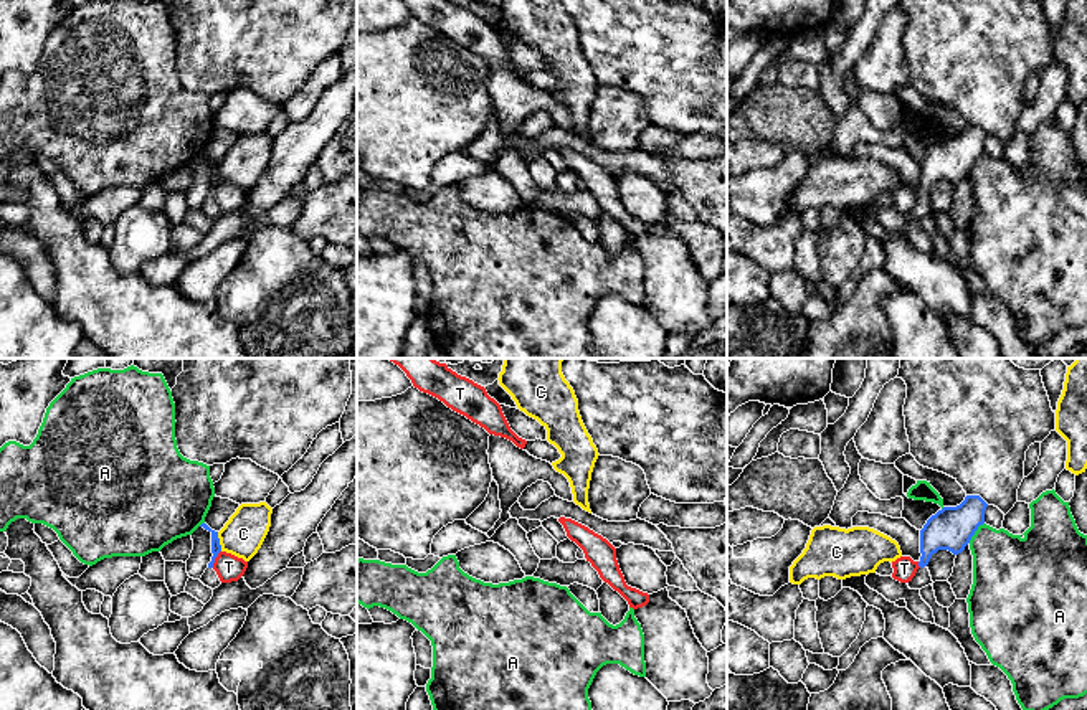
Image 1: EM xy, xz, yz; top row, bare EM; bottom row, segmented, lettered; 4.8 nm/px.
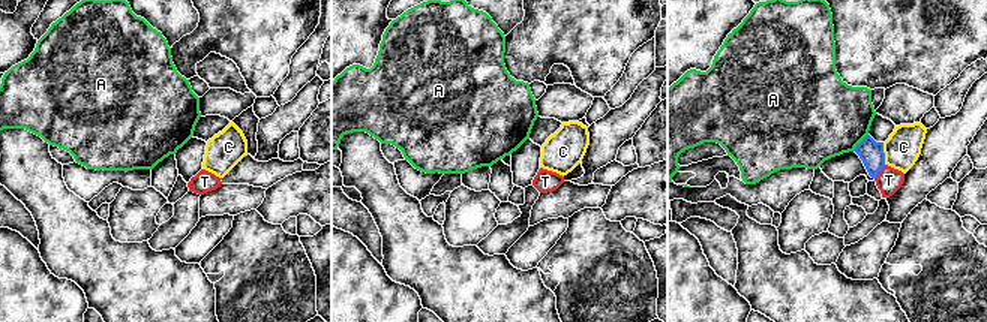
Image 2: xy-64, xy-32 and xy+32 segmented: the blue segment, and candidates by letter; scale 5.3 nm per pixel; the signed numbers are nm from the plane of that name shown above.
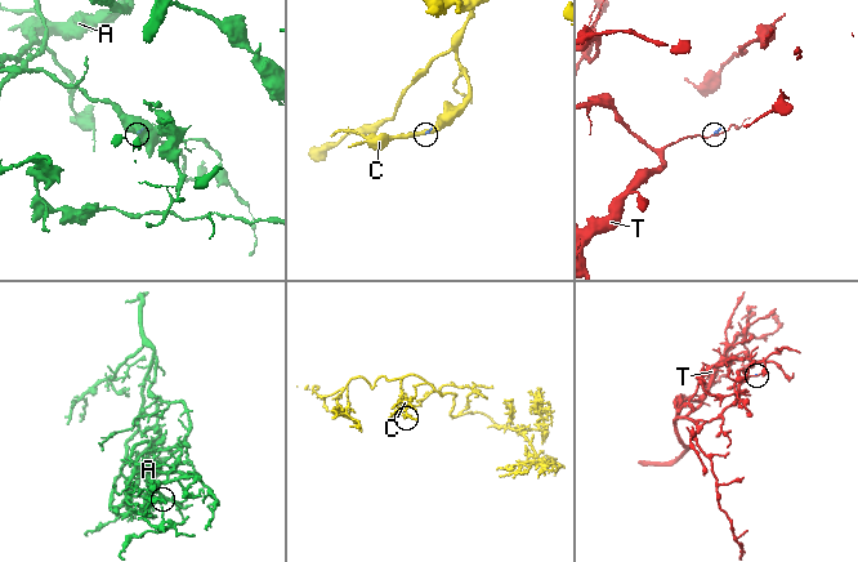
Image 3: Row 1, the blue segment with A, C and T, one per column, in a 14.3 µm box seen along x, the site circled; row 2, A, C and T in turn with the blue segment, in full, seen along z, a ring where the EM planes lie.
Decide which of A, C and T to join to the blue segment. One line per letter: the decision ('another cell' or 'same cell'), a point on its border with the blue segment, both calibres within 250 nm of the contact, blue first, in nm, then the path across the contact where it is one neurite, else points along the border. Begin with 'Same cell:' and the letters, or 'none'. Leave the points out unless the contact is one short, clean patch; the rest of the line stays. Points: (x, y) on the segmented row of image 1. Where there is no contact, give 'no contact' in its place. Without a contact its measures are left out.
Same cell: none
A: another cell; contact yz (975, 530); calibres 220 and 340 nm
C: another cell; contact xy (218, 542); calibres 50 and 200 nm; border xy (217, 532), (222, 550)
T: another cell; contact xy (215, 557); calibres 50 and 130 nm; border xy (220, 550), (212, 567)

